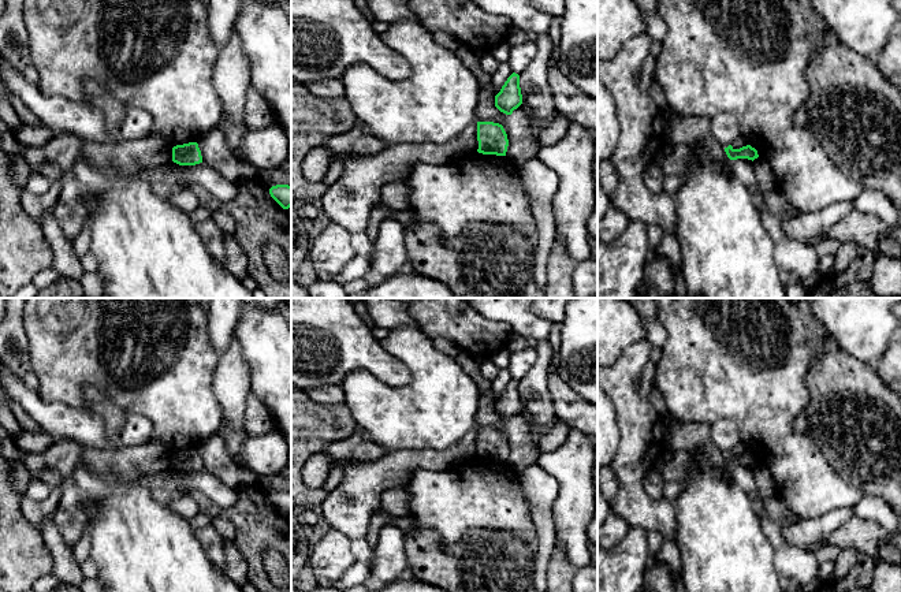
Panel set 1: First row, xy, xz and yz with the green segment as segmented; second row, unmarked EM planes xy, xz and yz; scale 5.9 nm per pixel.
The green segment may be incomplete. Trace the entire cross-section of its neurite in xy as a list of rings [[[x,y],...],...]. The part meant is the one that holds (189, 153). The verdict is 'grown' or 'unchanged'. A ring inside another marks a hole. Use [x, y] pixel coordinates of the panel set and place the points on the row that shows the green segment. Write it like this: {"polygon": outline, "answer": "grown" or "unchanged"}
{"polygon": [[[197,142],[176,145],[172,148],[172,161],[179,165],[196,165],[202,163],[201,150]]], "answer": "unchanged"}

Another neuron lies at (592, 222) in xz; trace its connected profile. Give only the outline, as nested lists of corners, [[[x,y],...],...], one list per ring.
[[[597,154],[595,157],[592,172],[593,172],[595,190],[596,190],[596,205],[587,221],[587,228],[588,228],[589,237],[597,241]]]

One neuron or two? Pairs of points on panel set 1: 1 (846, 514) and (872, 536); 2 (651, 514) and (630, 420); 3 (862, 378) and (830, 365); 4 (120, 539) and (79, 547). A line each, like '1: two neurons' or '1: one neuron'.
1: two neurons
2: one neuron
3: one neuron
4: two neurons

